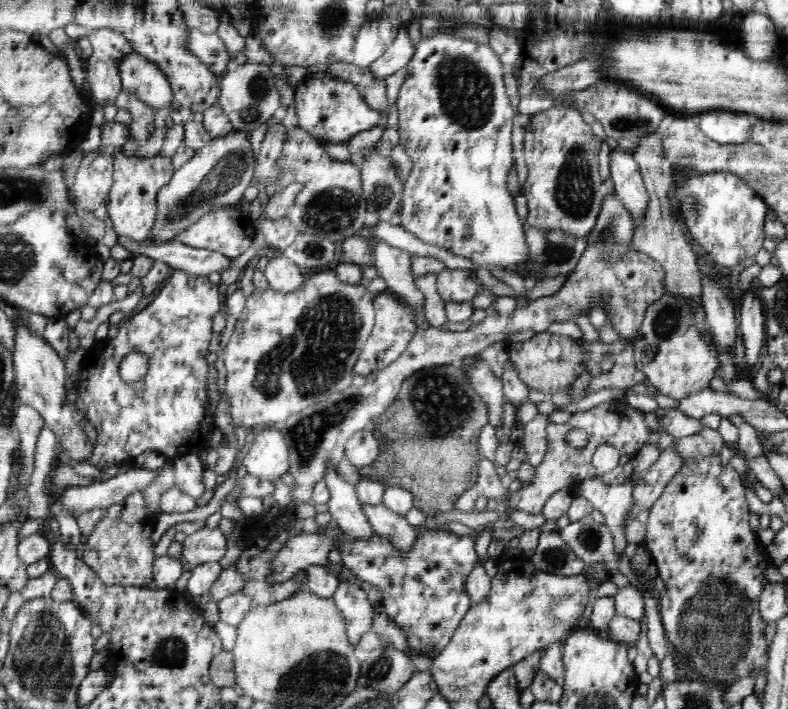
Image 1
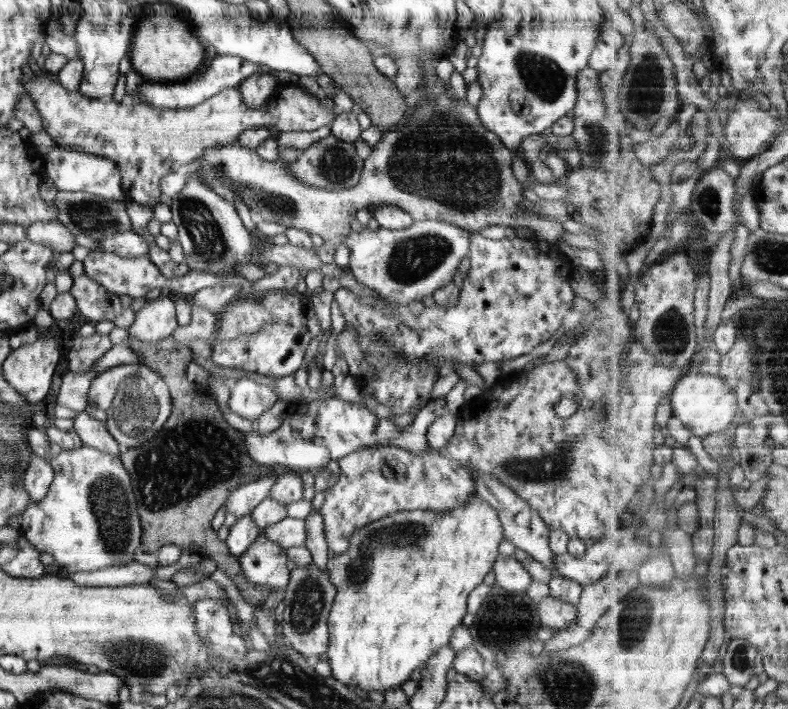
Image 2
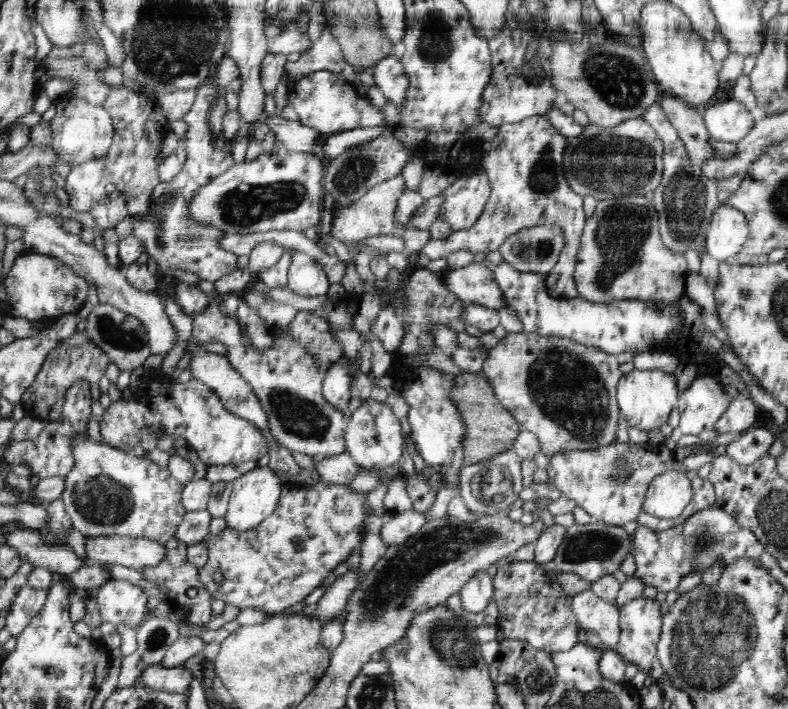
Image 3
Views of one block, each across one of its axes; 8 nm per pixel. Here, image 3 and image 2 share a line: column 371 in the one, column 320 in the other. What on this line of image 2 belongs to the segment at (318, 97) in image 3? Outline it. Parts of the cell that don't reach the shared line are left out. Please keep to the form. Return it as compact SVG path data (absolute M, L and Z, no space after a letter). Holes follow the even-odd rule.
M49 75L22 77L22 86L26 95L36 104L36 110L42 118L42 126L46 133L62 148L75 148L86 154L96 154L114 162L122 176L122 191L127 201L142 206L156 206L160 204L161 191L159 183L164 176L175 171L182 165L199 160L211 149L234 145L238 143L239 135L248 128L267 127L273 131L282 132L308 132L321 126L328 126L334 122L338 112L334 108L326 108L318 98L297 84L279 84L275 93L260 107L248 107L242 99L238 87L228 87L217 91L206 100L198 102L190 108L154 108L148 104L140 103L134 108L114 100L102 102L101 99L85 97L79 91L69 91L58 82L51 80Z

